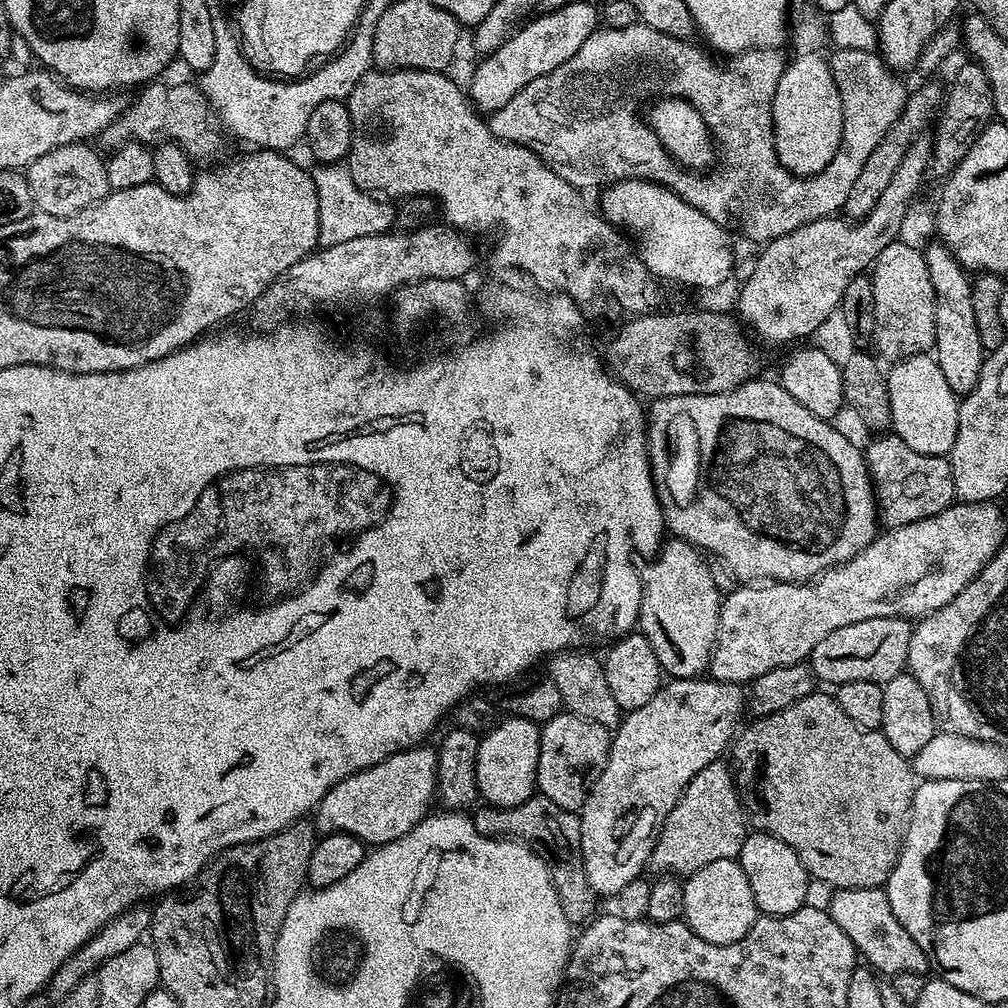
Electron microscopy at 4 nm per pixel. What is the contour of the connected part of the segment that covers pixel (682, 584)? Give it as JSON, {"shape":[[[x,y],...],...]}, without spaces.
{"shape":[[[672,538],[655,553],[652,565],[642,572],[644,592],[640,595],[639,631],[654,646],[661,669],[672,678],[696,678],[709,667],[712,650],[716,647],[716,631],[720,625],[720,606],[722,597],[710,578],[707,559],[701,549],[686,540]]]}

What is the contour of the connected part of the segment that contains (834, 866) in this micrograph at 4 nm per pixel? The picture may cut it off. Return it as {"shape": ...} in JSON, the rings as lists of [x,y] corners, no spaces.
{"shape":[[[814,690],[806,698],[798,698],[798,702],[794,702],[794,706],[786,706],[786,710],[778,710],[774,714],[769,716],[761,716],[753,719],[751,722],[752,728],[748,728],[739,733],[735,737],[734,743],[730,748],[730,756],[732,752],[732,760],[730,759],[731,767],[734,769],[734,779],[736,781],[736,794],[740,797],[740,803],[744,805],[744,811],[746,813],[746,820],[749,825],[755,831],[765,832],[770,834],[774,838],[778,838],[782,842],[786,842],[786,846],[790,846],[794,850],[794,854],[798,854],[798,858],[802,862],[802,866],[807,870],[809,877],[813,881],[821,880],[824,884],[829,884],[829,889],[835,890],[838,888],[879,888],[887,885],[888,876],[894,870],[894,866],[898,862],[900,857],[900,850],[904,846],[904,834],[908,830],[908,817],[912,815],[912,803],[914,802],[914,794],[918,787],[918,777],[915,772],[912,771],[912,766],[909,757],[898,754],[898,750],[894,750],[894,746],[890,746],[890,742],[886,742],[883,732],[879,730],[869,730],[867,728],[859,728],[854,722],[850,722],[850,718],[846,718],[846,713],[842,711],[842,706],[838,706],[835,695],[829,694],[828,696],[821,690]]]}

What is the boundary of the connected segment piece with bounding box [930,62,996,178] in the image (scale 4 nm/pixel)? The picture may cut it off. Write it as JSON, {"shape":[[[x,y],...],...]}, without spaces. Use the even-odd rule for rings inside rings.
{"shape":[[[967,62],[956,72],[952,80],[952,89],[949,87],[946,92],[946,99],[942,104],[942,111],[938,116],[938,123],[935,125],[936,136],[932,141],[932,166],[931,175],[947,178],[951,176],[970,154],[970,146],[974,146],[976,135],[986,127],[993,119],[996,107],[990,90],[990,82],[982,70],[982,66],[975,62]],[[940,124],[940,125],[939,125]]]}

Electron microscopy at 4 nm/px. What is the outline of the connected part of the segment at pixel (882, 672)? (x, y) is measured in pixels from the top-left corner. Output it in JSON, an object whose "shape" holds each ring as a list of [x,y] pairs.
{"shape":[[[903,616],[866,618],[866,622],[854,622],[854,626],[842,626],[830,633],[827,638],[822,638],[822,642],[818,642],[818,646],[814,646],[810,657],[812,674],[817,681],[824,683],[825,680],[829,686],[858,682],[859,680],[869,680],[875,684],[883,685],[884,681],[894,678],[899,672],[905,671],[912,629],[913,625]]]}

